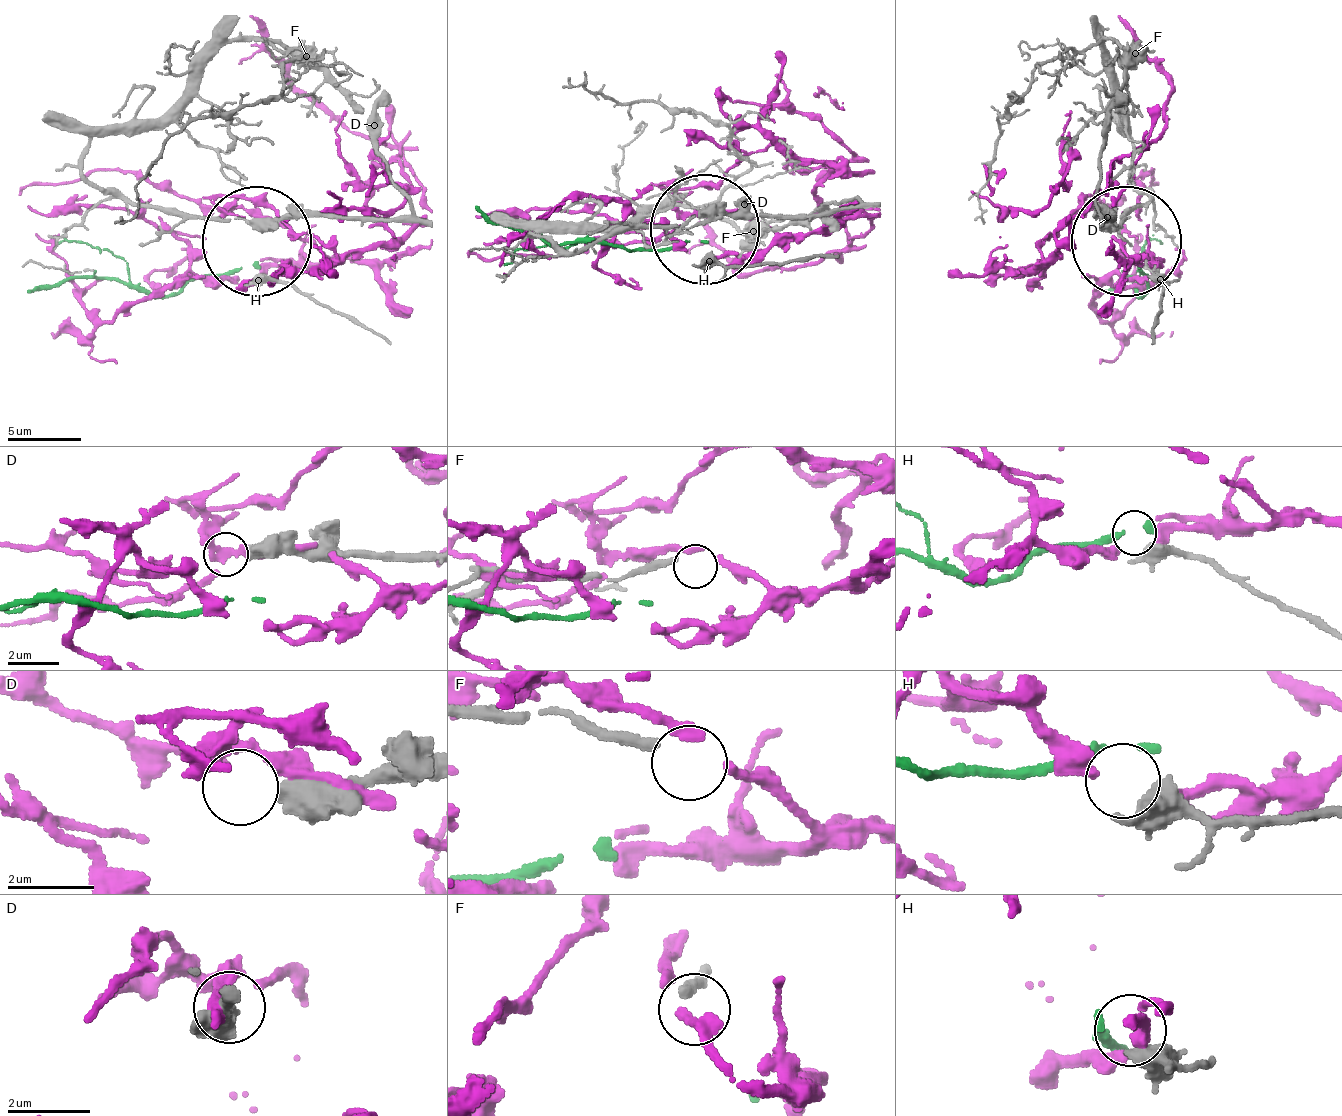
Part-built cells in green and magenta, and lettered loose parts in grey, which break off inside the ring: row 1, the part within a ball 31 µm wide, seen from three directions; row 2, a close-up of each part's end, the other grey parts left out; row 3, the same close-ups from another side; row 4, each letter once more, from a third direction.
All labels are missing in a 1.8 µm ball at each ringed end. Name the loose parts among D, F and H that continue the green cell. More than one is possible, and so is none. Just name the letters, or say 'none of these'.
none of these

